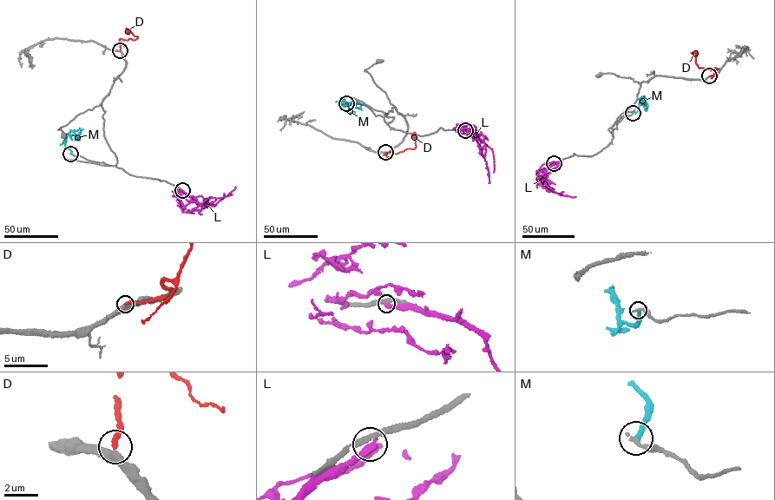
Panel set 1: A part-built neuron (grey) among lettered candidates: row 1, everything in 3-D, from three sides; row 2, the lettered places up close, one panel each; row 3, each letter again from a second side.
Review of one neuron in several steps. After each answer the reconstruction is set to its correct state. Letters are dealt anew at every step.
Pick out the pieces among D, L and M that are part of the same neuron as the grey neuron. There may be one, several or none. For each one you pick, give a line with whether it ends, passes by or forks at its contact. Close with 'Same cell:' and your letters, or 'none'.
Same cell: none

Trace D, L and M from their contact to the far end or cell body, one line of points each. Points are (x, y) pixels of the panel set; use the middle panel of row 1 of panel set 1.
D: (385, 152), (384, 154), (414, 148), (414, 132)
L: (465, 130), (483, 135), (489, 183)
M: (346, 103), (344, 105), (344, 100), (340, 103), (352, 101), (354, 107), (359, 108), (361, 105)

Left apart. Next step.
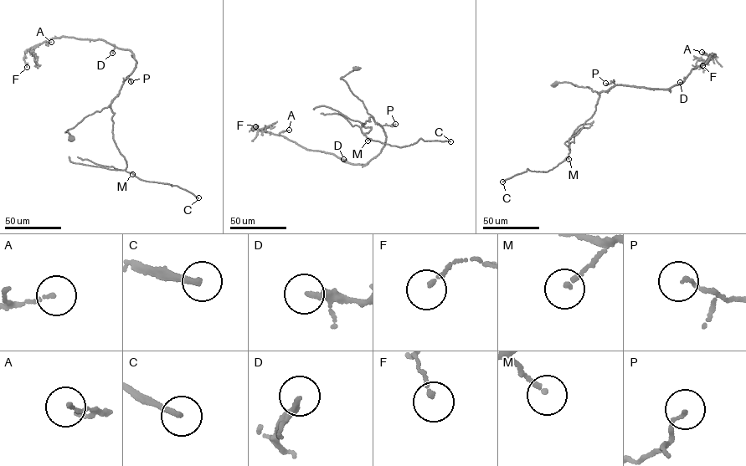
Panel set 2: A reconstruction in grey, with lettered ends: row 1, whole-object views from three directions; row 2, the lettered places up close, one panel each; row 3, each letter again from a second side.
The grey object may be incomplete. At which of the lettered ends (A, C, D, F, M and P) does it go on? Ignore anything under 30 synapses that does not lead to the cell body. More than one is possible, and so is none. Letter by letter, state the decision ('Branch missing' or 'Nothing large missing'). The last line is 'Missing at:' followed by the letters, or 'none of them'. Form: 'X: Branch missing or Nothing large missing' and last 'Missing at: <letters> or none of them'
A: Nothing large missing
C: Branch missing
D: Nothing large missing
F: Nothing large missing
M: Nothing large missing
P: Nothing large missing
Missing at: C

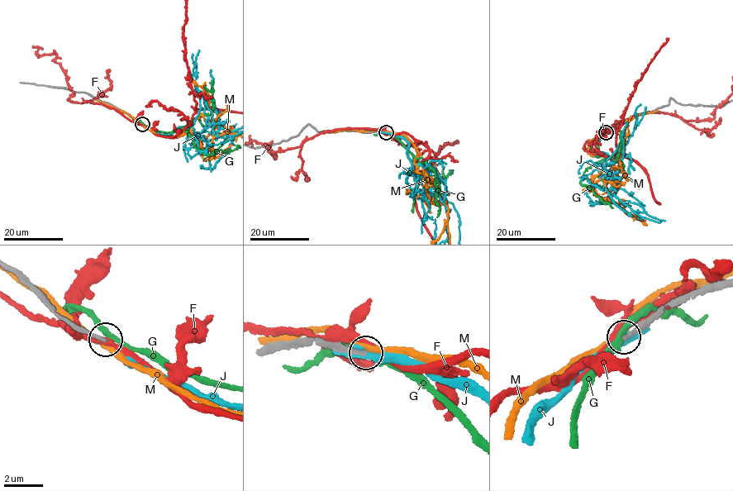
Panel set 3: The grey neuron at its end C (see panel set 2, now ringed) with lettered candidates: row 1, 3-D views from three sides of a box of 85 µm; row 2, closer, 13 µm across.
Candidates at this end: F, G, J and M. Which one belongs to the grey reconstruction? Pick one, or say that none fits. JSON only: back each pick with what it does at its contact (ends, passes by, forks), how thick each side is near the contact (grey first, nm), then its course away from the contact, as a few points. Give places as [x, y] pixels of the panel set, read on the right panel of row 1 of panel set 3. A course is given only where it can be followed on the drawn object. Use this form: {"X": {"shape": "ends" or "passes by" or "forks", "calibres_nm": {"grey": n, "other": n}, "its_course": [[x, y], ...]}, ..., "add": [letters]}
{"add": []}

